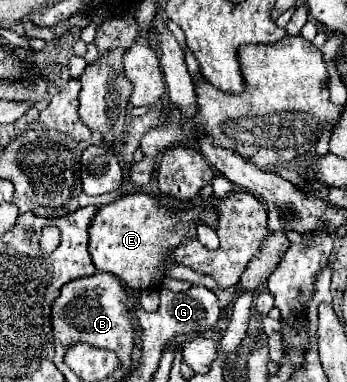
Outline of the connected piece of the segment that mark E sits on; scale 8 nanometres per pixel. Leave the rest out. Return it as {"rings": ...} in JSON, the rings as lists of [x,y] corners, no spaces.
{"rings":[[[128,194],[96,210],[90,222],[88,250],[98,272],[110,272],[118,276],[134,290],[156,288],[162,278],[162,272],[158,268],[166,264],[166,254],[176,248],[186,236],[196,234],[198,220],[214,228],[216,212],[210,206],[196,206],[192,210],[170,214],[168,208],[160,206],[156,198],[148,194]]]}

